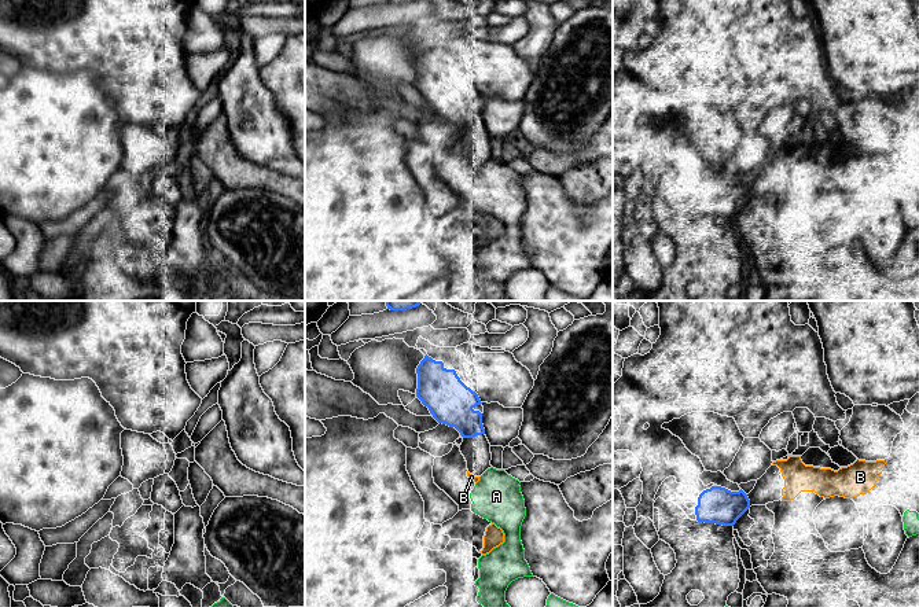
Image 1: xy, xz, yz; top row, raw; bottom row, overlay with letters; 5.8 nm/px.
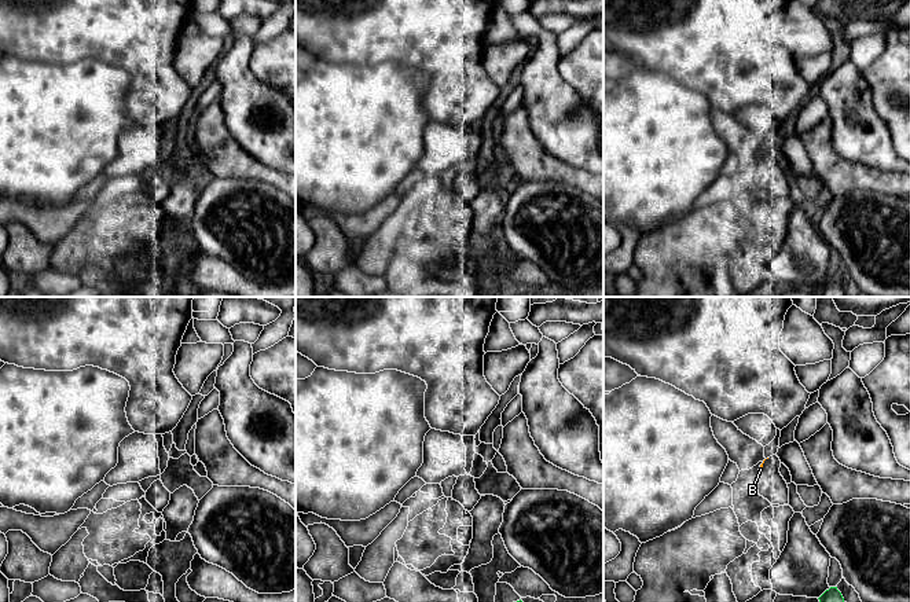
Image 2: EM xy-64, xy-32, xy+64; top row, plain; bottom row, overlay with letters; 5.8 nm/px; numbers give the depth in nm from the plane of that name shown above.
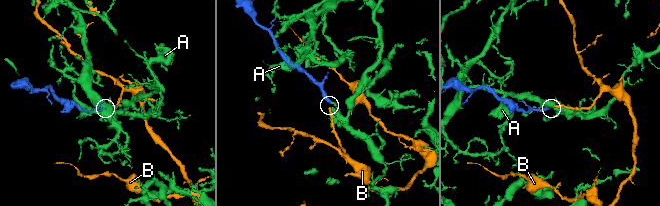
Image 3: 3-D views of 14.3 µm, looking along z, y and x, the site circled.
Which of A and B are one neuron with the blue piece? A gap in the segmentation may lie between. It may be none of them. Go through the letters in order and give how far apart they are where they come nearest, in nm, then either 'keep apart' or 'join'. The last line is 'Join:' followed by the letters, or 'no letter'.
A: gap 200 nm; keep apart
B: gap 190 nm; join
Join: B

